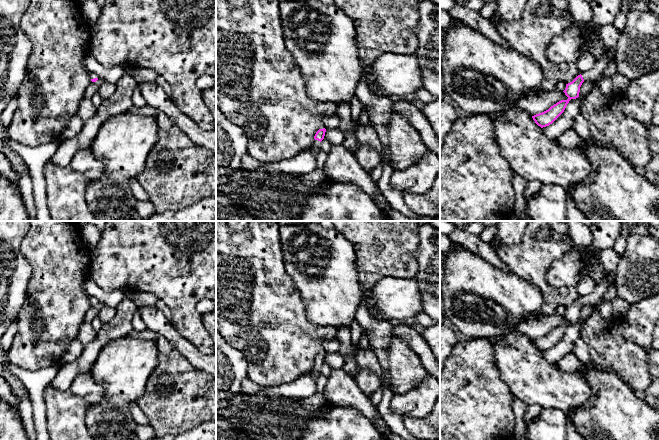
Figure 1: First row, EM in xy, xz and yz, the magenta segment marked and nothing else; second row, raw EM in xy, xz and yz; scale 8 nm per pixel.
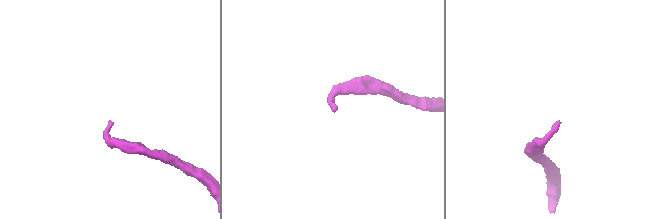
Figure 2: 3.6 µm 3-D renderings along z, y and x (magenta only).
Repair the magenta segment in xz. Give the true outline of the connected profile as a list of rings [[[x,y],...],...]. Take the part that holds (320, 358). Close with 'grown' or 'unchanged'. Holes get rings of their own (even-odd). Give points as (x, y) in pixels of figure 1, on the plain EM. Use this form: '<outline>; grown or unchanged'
[[[325,352],[319,353],[314,360],[315,365],[314,365],[312,371],[310,372],[311,376],[314,379],[317,379],[321,375],[320,374],[320,367],[324,363],[325,356],[326,356]]]; grown

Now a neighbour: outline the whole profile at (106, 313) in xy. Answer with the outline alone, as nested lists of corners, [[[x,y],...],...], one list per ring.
[[[104,306],[97,314],[97,317],[103,324],[105,324],[108,323],[115,316],[115,314],[116,314],[115,307]]]

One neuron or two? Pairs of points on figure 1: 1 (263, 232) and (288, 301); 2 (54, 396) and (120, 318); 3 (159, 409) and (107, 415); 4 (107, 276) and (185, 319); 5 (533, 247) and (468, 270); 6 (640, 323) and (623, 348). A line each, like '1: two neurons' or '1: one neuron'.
1: one neuron
2: two neurons
3: two neurons
4: one neuron
5: two neurons
6: two neurons

